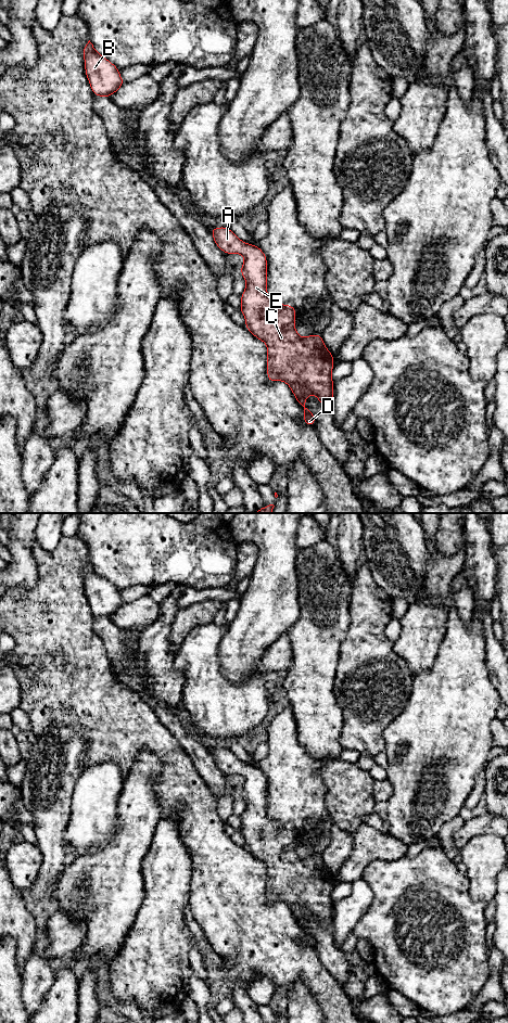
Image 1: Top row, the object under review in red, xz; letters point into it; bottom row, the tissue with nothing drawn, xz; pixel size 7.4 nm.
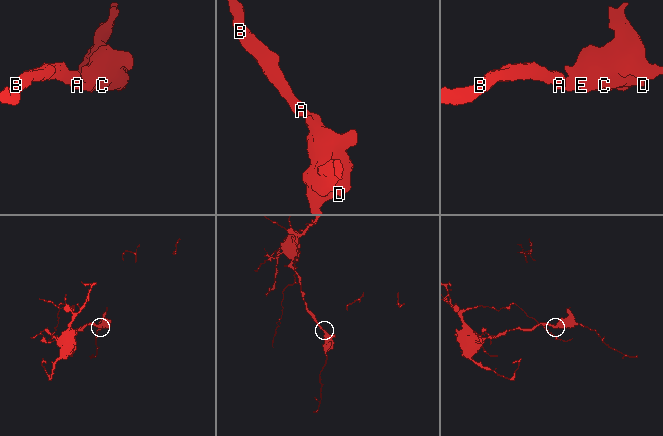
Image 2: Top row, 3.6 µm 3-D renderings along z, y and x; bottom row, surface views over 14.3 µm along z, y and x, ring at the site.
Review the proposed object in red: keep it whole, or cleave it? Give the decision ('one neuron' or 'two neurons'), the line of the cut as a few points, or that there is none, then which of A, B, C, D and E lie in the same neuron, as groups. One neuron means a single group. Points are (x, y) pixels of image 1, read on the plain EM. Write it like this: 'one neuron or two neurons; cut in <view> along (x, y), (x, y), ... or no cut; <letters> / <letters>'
one neuron; no cut; A B C D E

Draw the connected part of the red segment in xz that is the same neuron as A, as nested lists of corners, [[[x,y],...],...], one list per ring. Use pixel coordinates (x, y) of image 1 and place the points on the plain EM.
[[[218,747],[209,753],[225,775],[244,778],[240,791],[246,808],[241,815],[240,832],[245,839],[245,848],[267,866],[268,901],[285,903],[305,934],[303,943],[315,946],[316,939],[304,923],[313,915],[323,928],[333,924],[333,874],[327,870],[321,856],[301,858],[297,855],[296,831],[292,826],[269,819],[267,779],[257,766],[241,762],[230,749]]]

